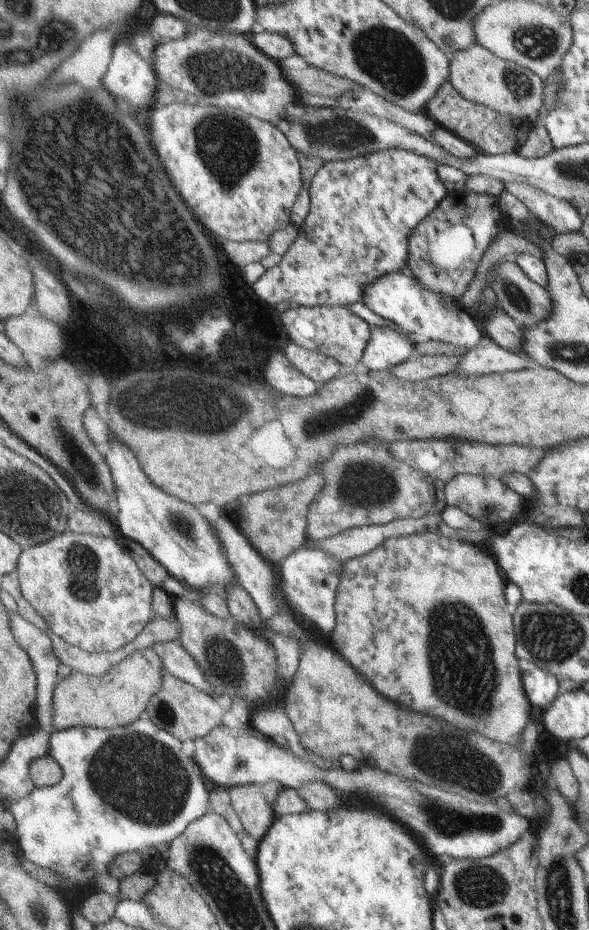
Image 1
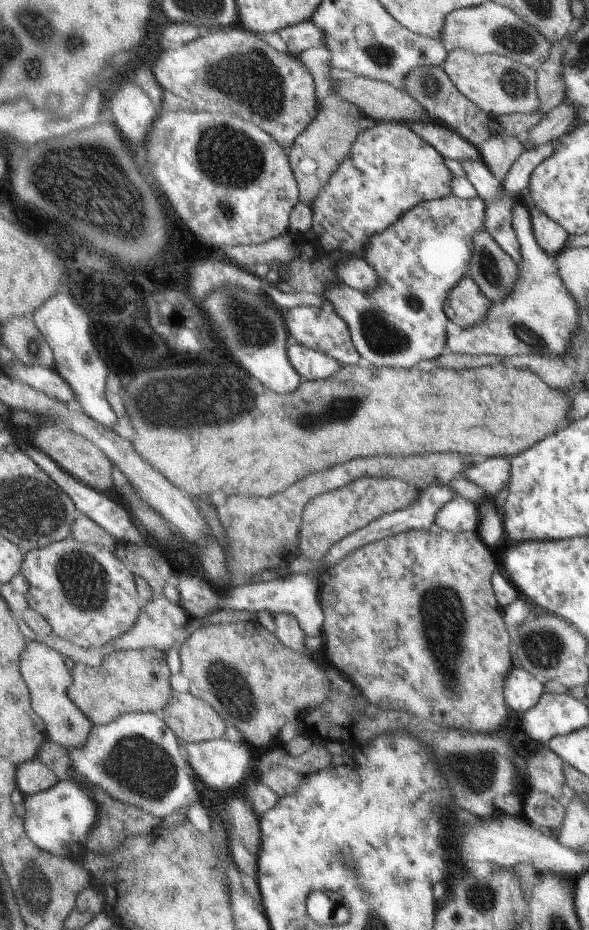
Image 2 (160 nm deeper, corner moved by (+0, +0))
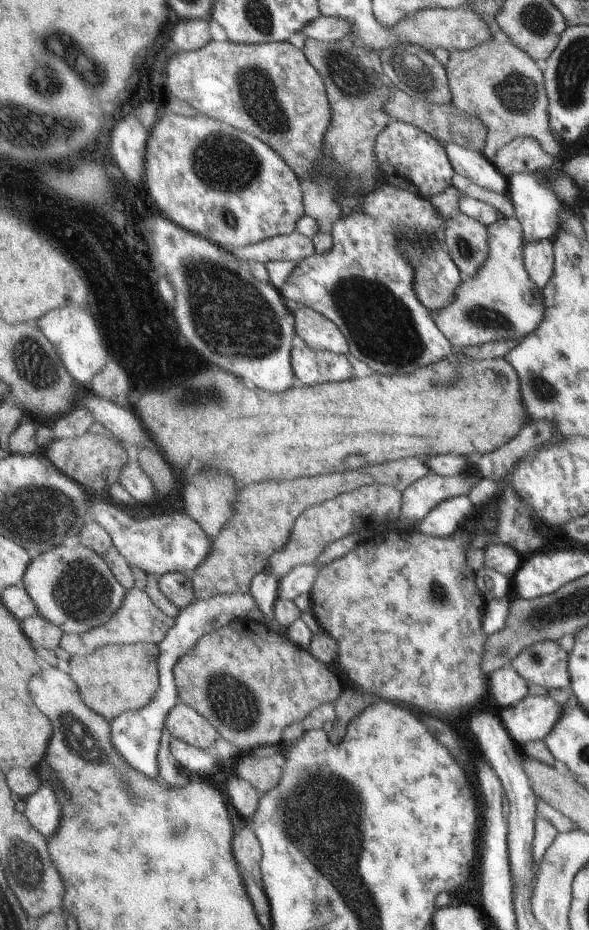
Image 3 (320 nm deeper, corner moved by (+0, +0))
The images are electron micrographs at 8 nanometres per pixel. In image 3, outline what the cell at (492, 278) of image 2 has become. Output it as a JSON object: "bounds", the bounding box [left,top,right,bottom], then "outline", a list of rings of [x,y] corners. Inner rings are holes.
{"bounds":[440,210,487,278],"outline":[[[457,210],[440,237],[461,275],[471,278],[487,254],[485,226]]]}

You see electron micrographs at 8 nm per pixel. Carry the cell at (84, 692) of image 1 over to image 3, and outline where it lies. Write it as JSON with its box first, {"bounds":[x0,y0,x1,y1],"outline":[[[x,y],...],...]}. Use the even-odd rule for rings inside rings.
{"bounds":[71,643,160,722],"outline":[[[151,643],[107,645],[89,656],[71,662],[72,679],[78,684],[84,701],[109,722],[129,711],[141,710],[156,698],[160,688],[160,646]]]}

